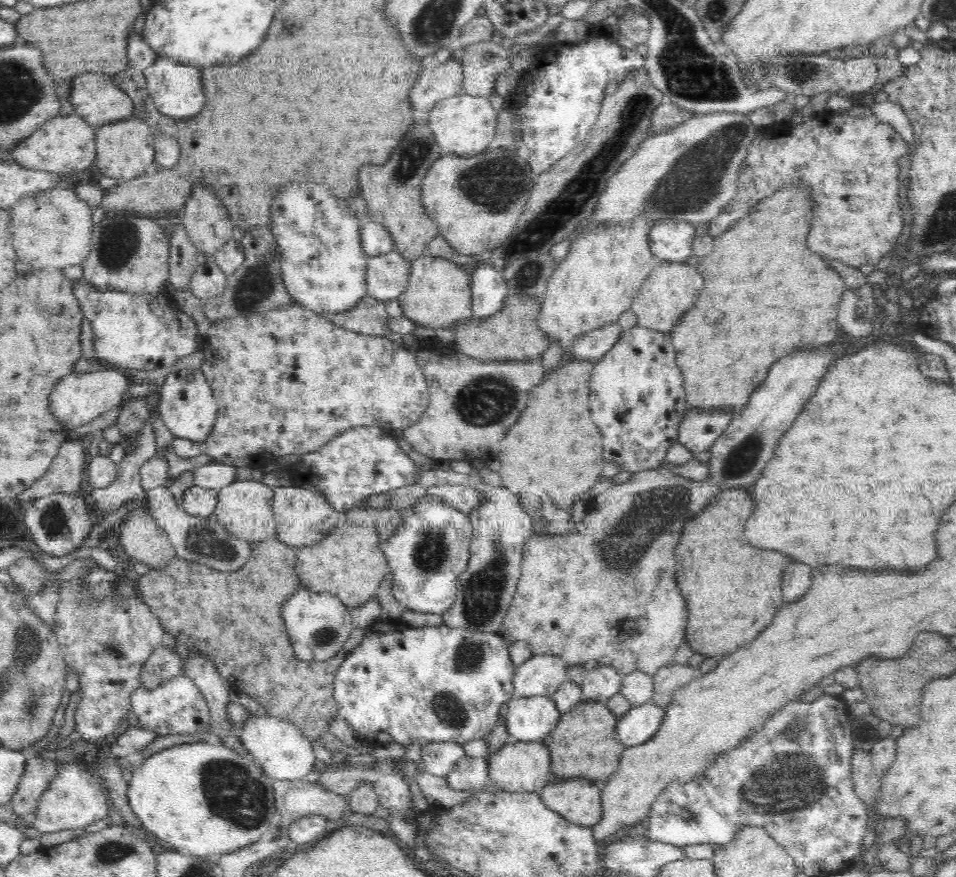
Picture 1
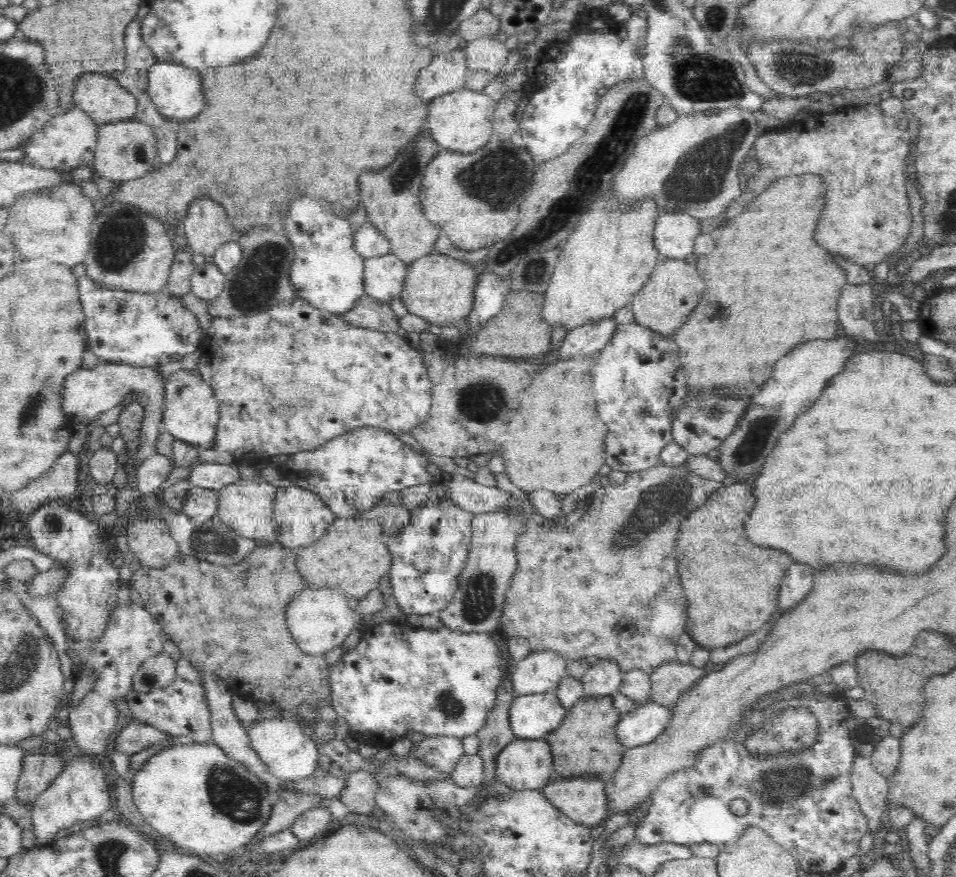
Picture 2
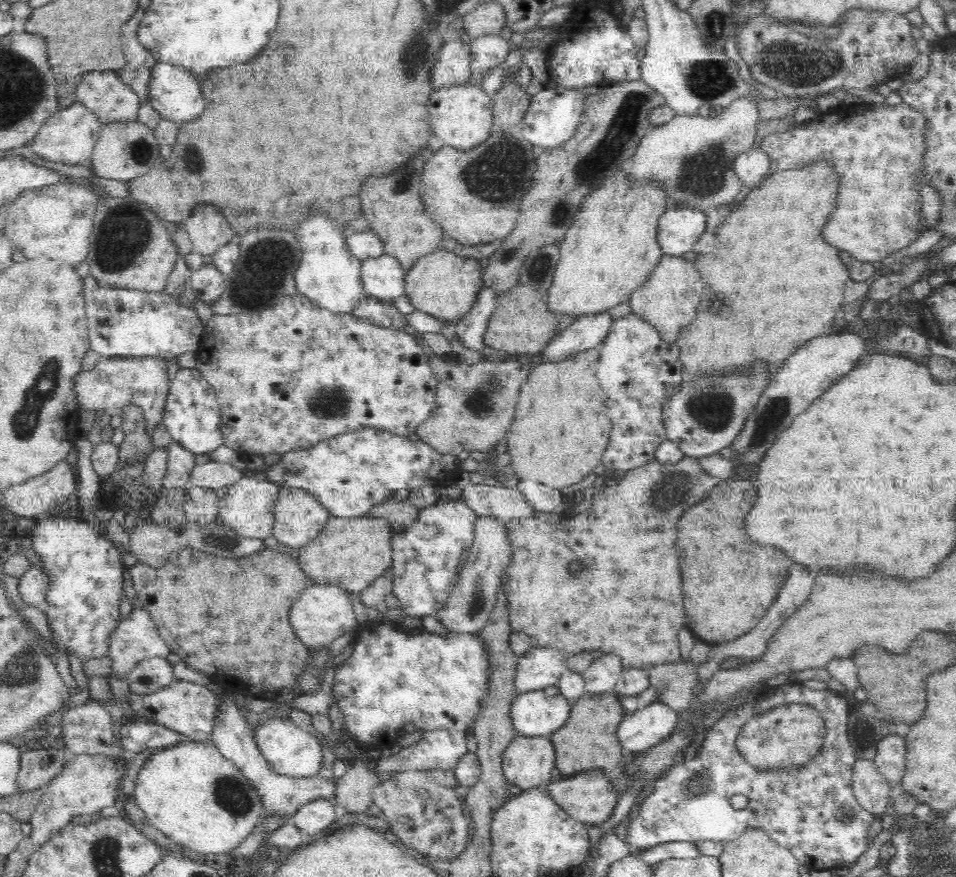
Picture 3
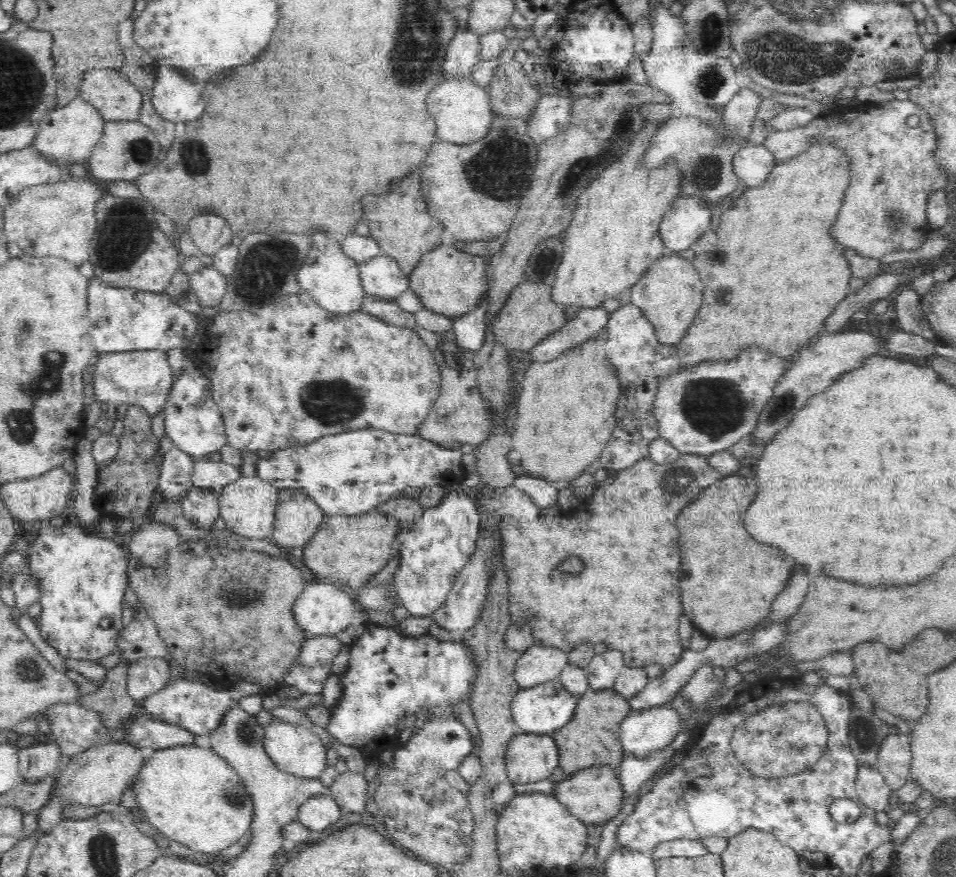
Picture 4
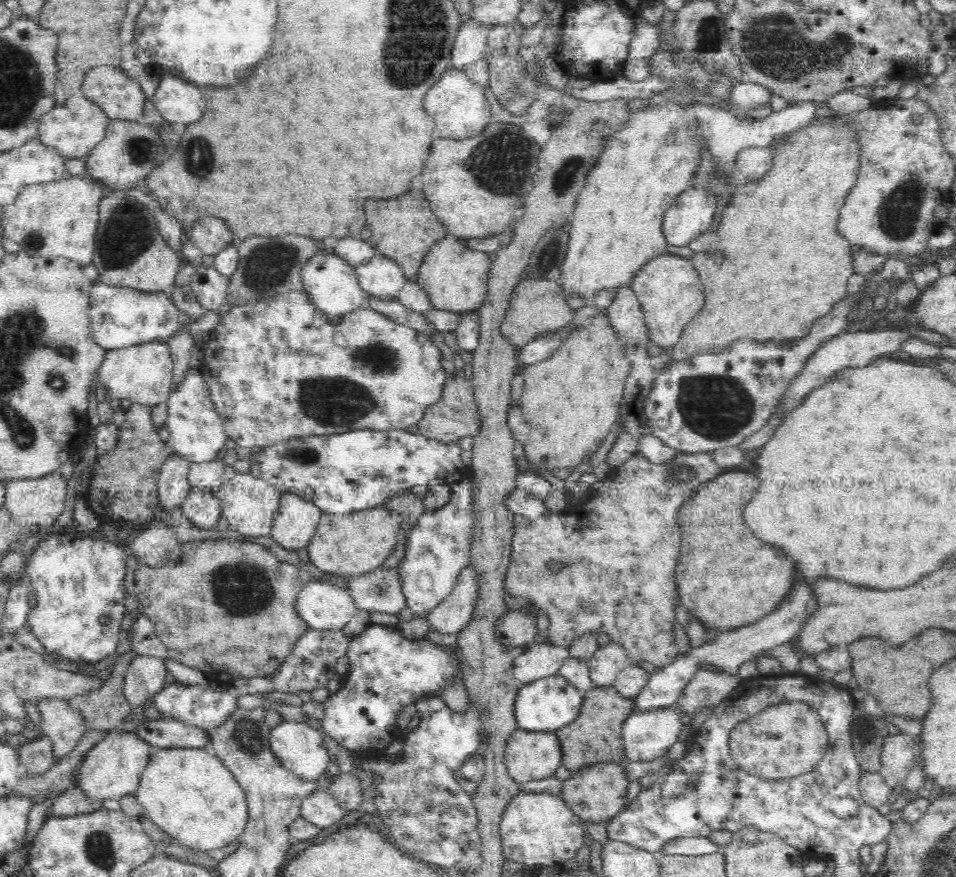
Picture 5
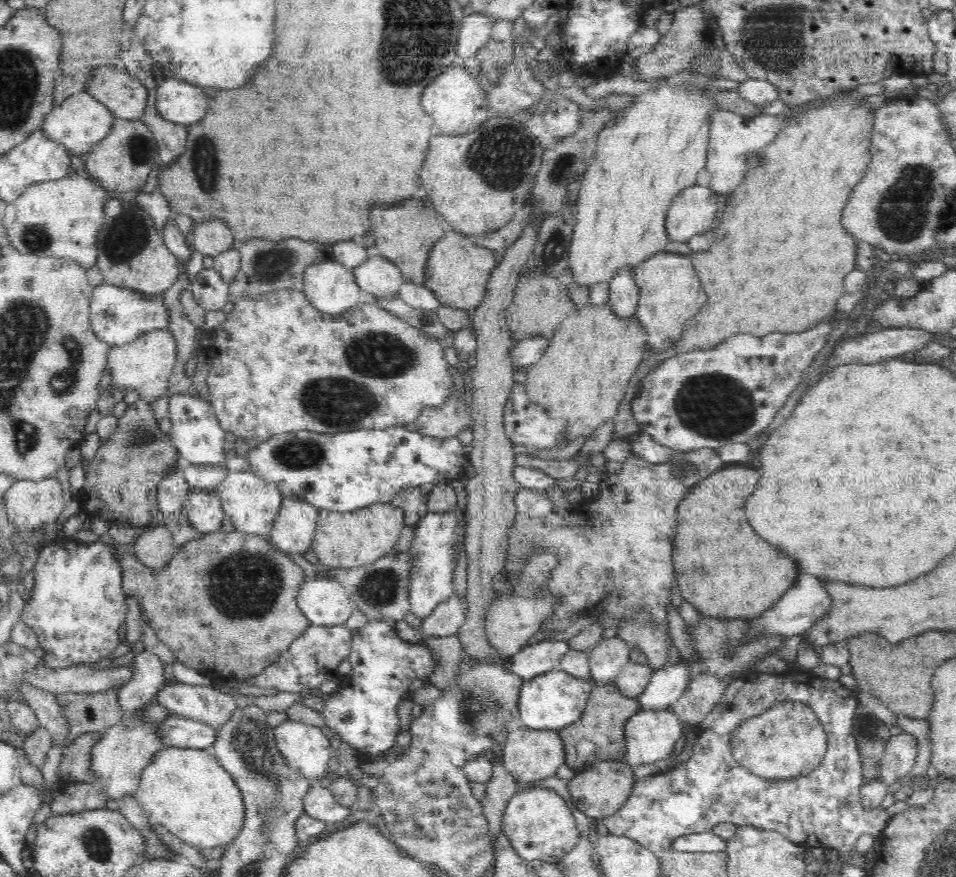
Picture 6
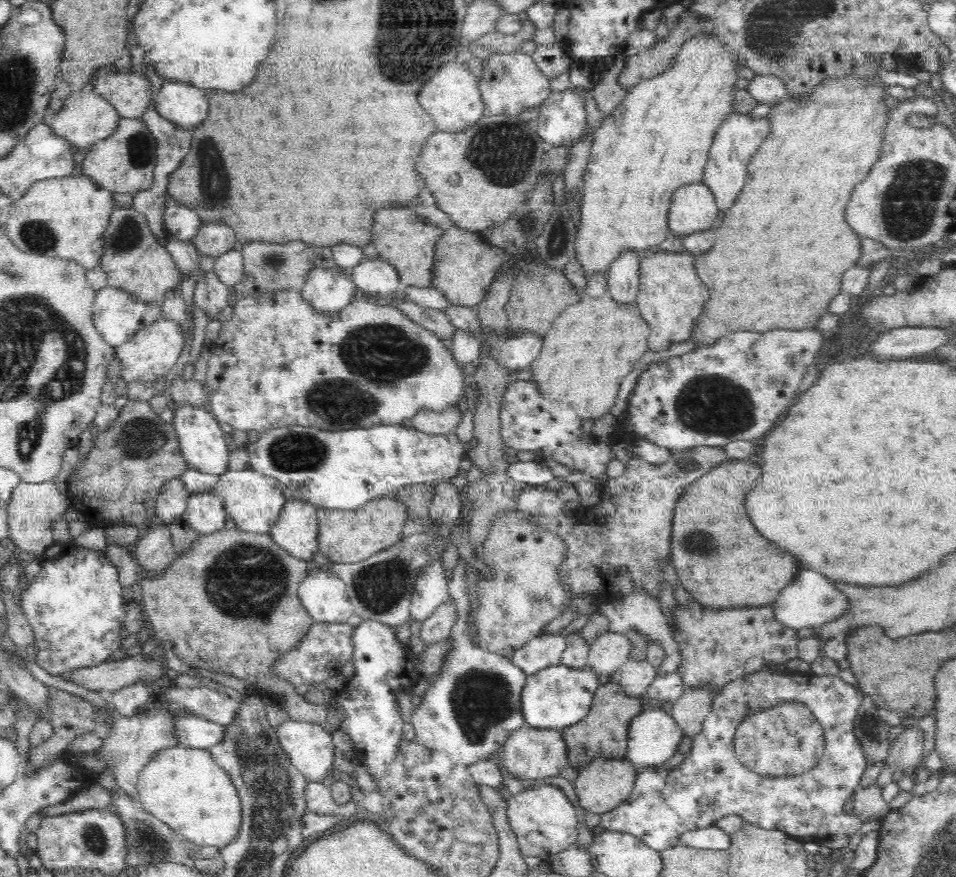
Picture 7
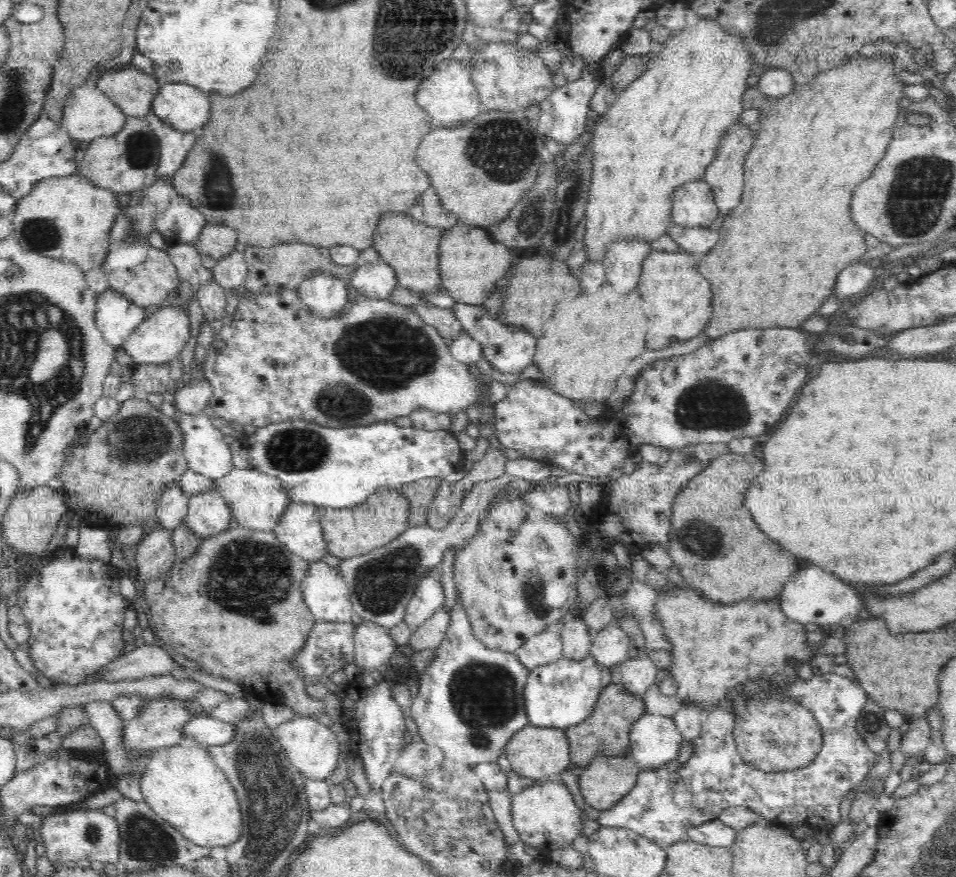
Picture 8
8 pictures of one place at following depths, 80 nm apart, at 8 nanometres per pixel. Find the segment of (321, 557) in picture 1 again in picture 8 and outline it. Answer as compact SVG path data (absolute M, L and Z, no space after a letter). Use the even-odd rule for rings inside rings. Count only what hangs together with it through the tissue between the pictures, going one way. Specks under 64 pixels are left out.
M386 487L371 494L358 506L349 509L320 507L319 512L328 553L344 561L380 549L399 538L408 527L407 520L410 514L410 504L409 500L396 489Z

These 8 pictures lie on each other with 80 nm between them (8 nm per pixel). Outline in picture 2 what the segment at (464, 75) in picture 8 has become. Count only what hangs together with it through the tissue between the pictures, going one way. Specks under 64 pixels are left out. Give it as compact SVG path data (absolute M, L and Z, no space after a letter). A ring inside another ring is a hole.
M466 88L454 93L434 98L428 105L429 115L425 128L444 150L472 153L486 146L493 134L495 102L483 92Z

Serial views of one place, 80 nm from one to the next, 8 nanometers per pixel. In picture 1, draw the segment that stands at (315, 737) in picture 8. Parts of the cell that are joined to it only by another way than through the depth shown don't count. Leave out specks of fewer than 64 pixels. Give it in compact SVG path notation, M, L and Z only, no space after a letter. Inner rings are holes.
M249 716L238 728L237 738L265 774L274 780L305 781L316 762L312 741L292 721L286 719Z

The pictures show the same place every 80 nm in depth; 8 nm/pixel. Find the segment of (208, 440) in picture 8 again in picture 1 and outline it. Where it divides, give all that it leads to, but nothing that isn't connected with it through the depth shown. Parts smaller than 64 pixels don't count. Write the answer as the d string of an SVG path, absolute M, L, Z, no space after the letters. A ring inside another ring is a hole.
M201 368L172 370L167 374L158 391L160 398L156 409L173 436L202 444L214 428L218 407L211 386Z

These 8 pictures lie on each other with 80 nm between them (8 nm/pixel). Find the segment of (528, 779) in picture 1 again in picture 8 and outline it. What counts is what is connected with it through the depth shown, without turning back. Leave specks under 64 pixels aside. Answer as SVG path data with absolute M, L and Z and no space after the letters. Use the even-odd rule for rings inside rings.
M528 725L513 734L513 737L506 743L504 753L511 770L515 774L531 778L535 782L547 780L552 774L559 774L568 769L571 764L569 754L569 740L564 729L552 727L537 727Z

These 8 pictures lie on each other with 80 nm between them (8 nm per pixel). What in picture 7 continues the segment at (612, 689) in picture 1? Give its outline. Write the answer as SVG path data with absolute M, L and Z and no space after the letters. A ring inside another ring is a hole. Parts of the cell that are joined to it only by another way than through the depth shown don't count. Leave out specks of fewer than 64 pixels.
M606 631L589 646L588 665L598 677L615 678L629 659L630 641L625 635Z

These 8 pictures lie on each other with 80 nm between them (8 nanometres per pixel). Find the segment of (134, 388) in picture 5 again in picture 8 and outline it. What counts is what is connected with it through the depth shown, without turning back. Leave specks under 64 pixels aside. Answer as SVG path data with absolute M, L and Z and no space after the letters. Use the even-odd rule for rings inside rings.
M161 304L158 308L152 309L147 319L134 330L128 340L121 344L122 350L132 360L127 372L135 370L138 366L160 364L160 362L170 363L175 360L190 337L190 327L190 319L180 306L164 307Z

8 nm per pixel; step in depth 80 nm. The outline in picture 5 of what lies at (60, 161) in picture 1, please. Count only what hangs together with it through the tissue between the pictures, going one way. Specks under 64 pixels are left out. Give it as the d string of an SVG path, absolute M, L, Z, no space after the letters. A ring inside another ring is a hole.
M79 94L66 100L62 105L55 105L43 117L40 120L37 136L44 146L55 148L66 158L85 159L94 146L104 138L110 121L104 110Z

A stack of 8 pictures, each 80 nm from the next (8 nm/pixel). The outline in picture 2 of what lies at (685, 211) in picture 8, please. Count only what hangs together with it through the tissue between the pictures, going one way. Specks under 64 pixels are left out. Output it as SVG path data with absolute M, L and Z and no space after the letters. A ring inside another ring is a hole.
M662 213L655 224L654 246L662 258L684 259L693 252L700 228L700 220L689 214Z

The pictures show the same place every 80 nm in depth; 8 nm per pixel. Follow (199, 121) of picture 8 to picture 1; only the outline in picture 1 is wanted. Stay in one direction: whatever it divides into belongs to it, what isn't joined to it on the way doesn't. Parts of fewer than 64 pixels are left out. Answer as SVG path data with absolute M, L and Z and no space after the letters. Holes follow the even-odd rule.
M160 56L152 66L144 70L144 77L149 91L149 105L162 115L182 120L194 117L204 108L205 92L199 68Z

